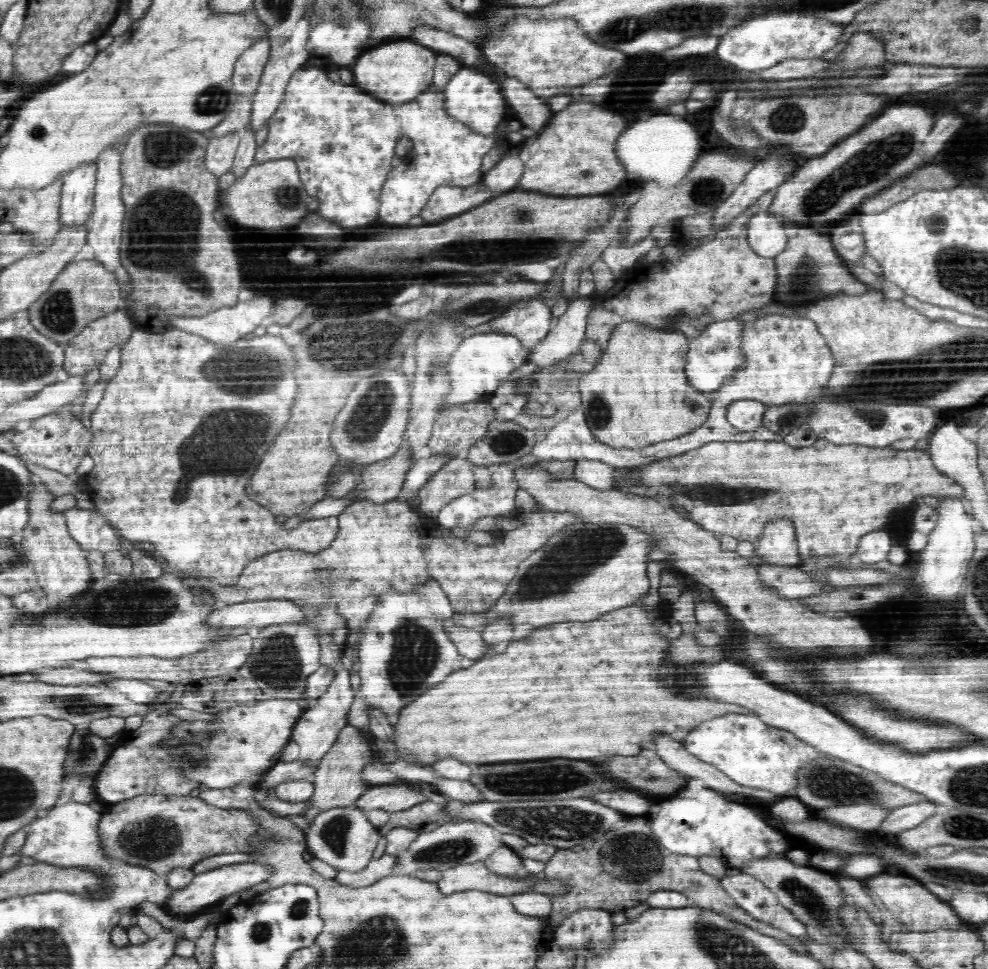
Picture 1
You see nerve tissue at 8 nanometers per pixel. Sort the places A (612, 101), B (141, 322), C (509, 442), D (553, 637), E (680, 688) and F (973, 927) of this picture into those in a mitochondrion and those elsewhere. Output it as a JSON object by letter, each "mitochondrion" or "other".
{"A":"other","B":"other","C":"mitochondrion","D":"other","E":"other","F":"other"}

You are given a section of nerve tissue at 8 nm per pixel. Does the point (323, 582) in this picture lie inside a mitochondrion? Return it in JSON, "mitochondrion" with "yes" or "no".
{"mitochondrion":"yes"}

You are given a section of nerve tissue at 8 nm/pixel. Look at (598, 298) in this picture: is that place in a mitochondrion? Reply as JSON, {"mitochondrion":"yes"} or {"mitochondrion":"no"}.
{"mitochondrion":"no"}

